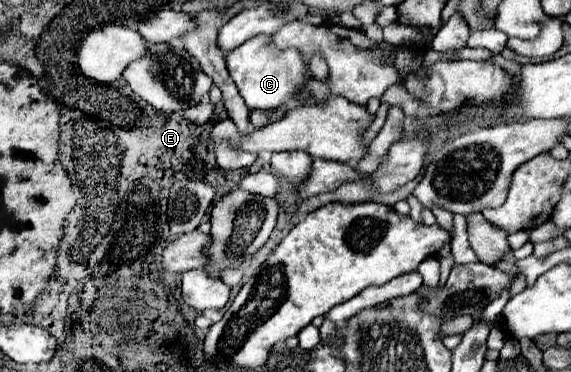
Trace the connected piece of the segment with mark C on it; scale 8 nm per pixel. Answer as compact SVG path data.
M264 34L250 38L242 46L226 54L226 68L250 110L254 108L274 110L282 102L292 100L294 94L302 92L306 82L306 64L302 62L298 50L284 50L284 52L274 50L270 36L264 36Z

